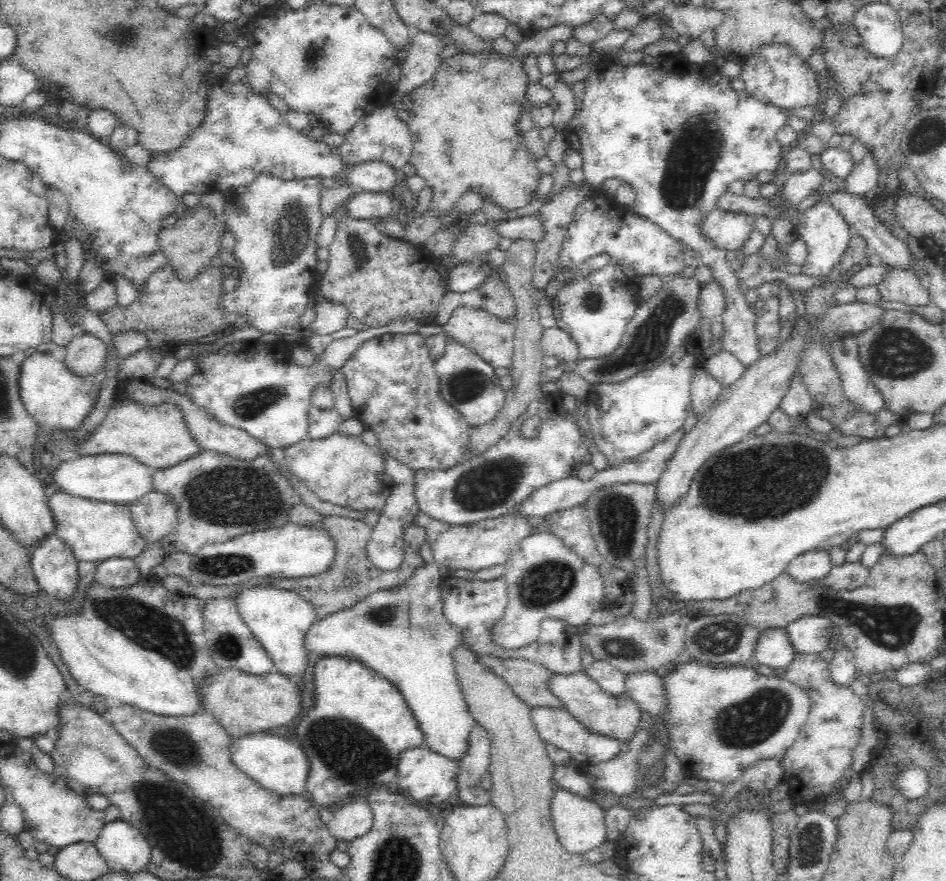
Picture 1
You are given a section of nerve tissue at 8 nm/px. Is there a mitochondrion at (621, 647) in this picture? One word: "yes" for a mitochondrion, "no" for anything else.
yes

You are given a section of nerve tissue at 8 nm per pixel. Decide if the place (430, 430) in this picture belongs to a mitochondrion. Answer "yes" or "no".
no

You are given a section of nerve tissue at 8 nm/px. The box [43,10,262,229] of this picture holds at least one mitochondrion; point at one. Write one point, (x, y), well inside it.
(119, 35)

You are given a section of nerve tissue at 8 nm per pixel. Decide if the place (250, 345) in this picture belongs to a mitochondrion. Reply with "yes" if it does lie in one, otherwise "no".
no

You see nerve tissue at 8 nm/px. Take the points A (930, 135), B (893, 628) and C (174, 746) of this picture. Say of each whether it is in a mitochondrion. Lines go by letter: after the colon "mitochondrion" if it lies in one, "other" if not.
A: mitochondrion
B: mitochondrion
C: mitochondrion

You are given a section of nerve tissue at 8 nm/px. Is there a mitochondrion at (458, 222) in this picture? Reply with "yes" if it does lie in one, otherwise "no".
no

